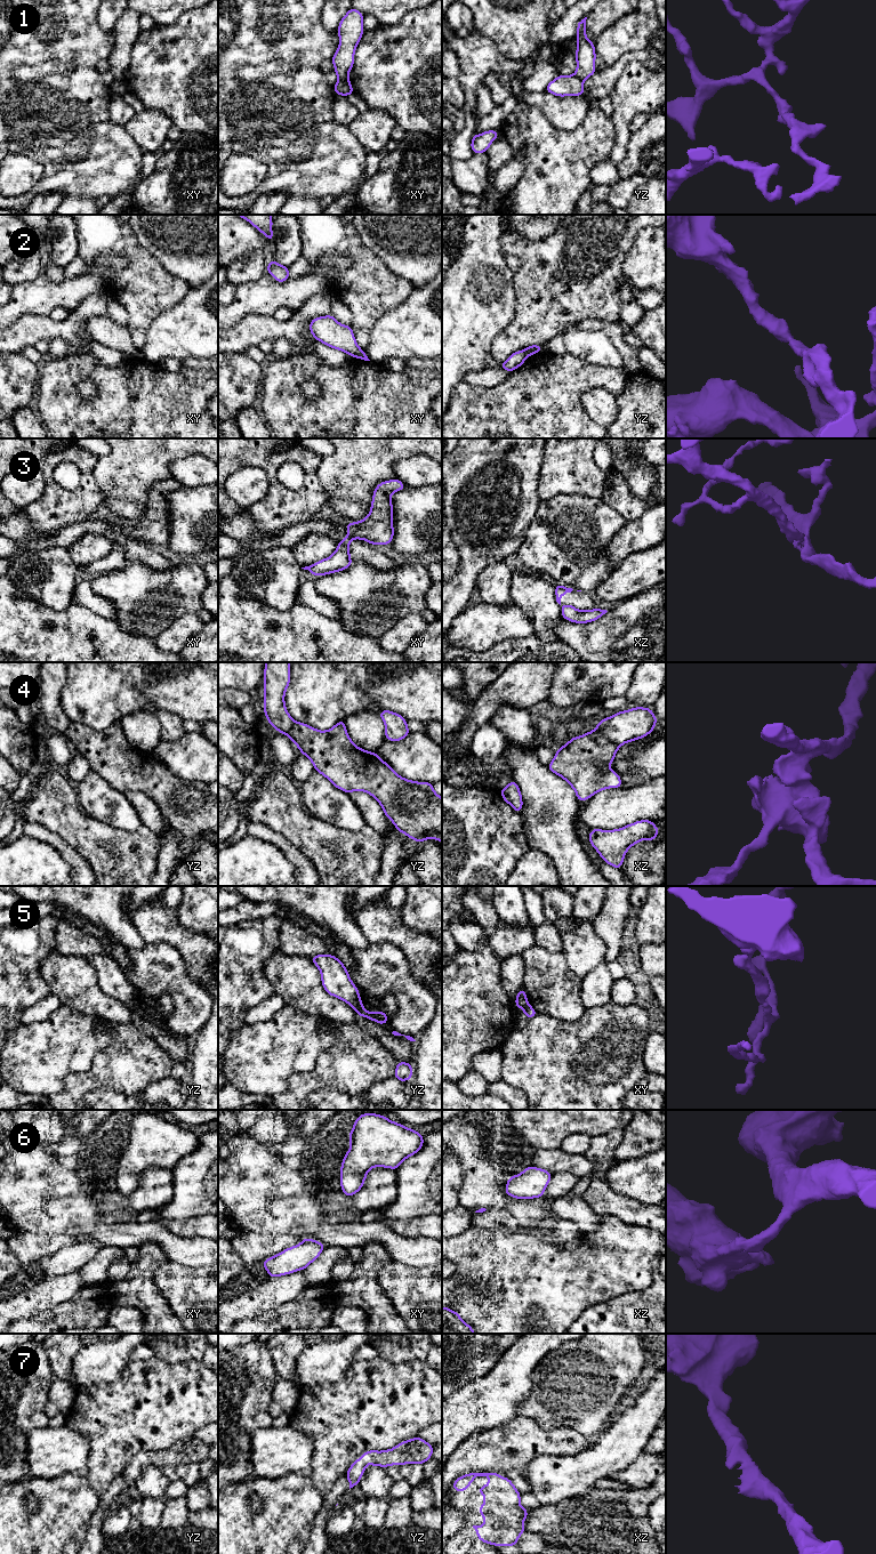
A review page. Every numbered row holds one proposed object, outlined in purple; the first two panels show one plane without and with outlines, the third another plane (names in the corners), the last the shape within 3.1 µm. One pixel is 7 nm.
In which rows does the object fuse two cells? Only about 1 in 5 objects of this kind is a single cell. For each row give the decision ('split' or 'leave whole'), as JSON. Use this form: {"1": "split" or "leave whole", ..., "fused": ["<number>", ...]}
{"1": "split", "2": "split", "3": "split", "4": "split", "5": "split", "6": "leave whole", "7": "leave whole", "fused": ["1", "2", "3", "4", "5"]}

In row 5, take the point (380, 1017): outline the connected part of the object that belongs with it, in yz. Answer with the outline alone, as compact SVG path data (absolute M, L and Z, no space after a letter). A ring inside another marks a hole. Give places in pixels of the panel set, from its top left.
M362 1005L356 1009L356 1014L357 1016L364 1016L369 1020L372 1020L378 1024L386 1024L388 1021L388 1015L386 1015L381 1010L377 1010L376 1013L369 1013Z

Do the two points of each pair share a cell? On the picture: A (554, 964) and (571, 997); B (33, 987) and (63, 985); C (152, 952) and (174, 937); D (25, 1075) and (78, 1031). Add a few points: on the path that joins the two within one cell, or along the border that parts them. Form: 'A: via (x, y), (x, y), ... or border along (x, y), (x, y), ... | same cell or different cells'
A: via (554, 972), (554, 980), (563, 989) | same cell
B: border along (43, 959), (40, 966), (40, 974), (51, 992) | different cells
C: border along (146, 942), (167, 942), (185, 961) | different cells
D: via (38, 1062), (43, 1062), (61, 1045), (65, 1044) | same cell

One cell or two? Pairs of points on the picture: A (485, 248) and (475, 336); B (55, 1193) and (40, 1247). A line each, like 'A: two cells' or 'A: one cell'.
A: one cell
B: two cells

